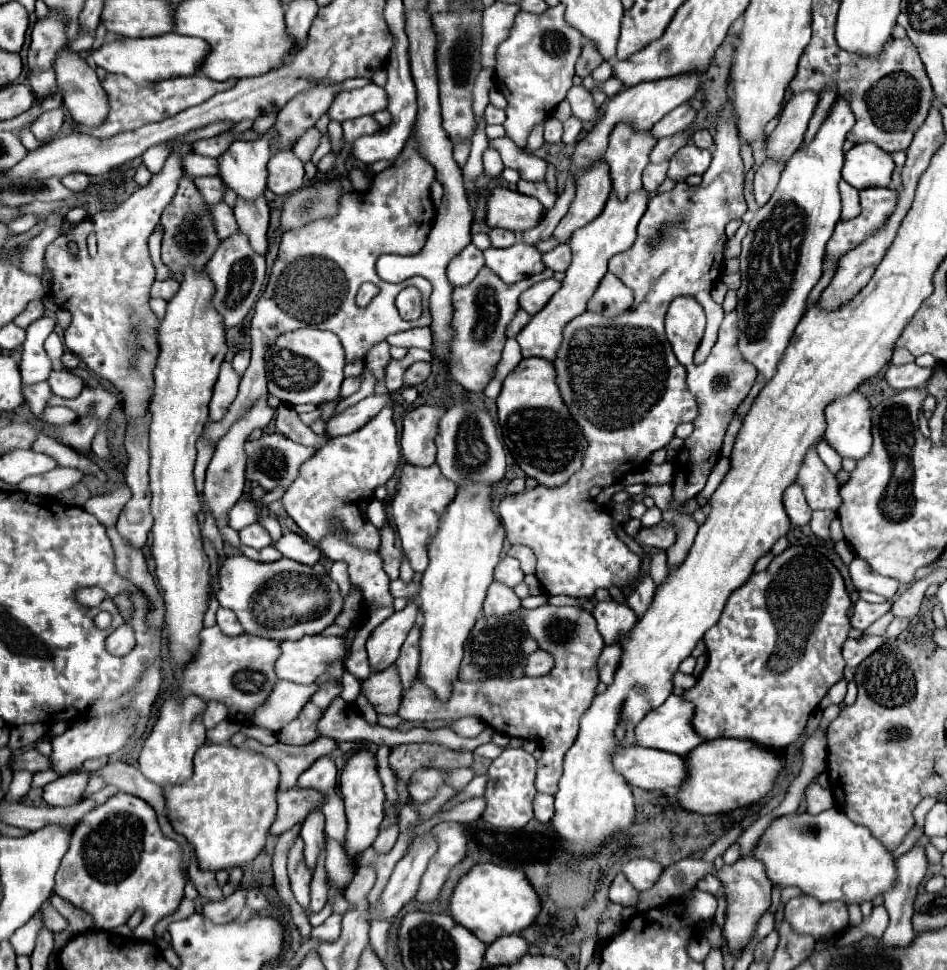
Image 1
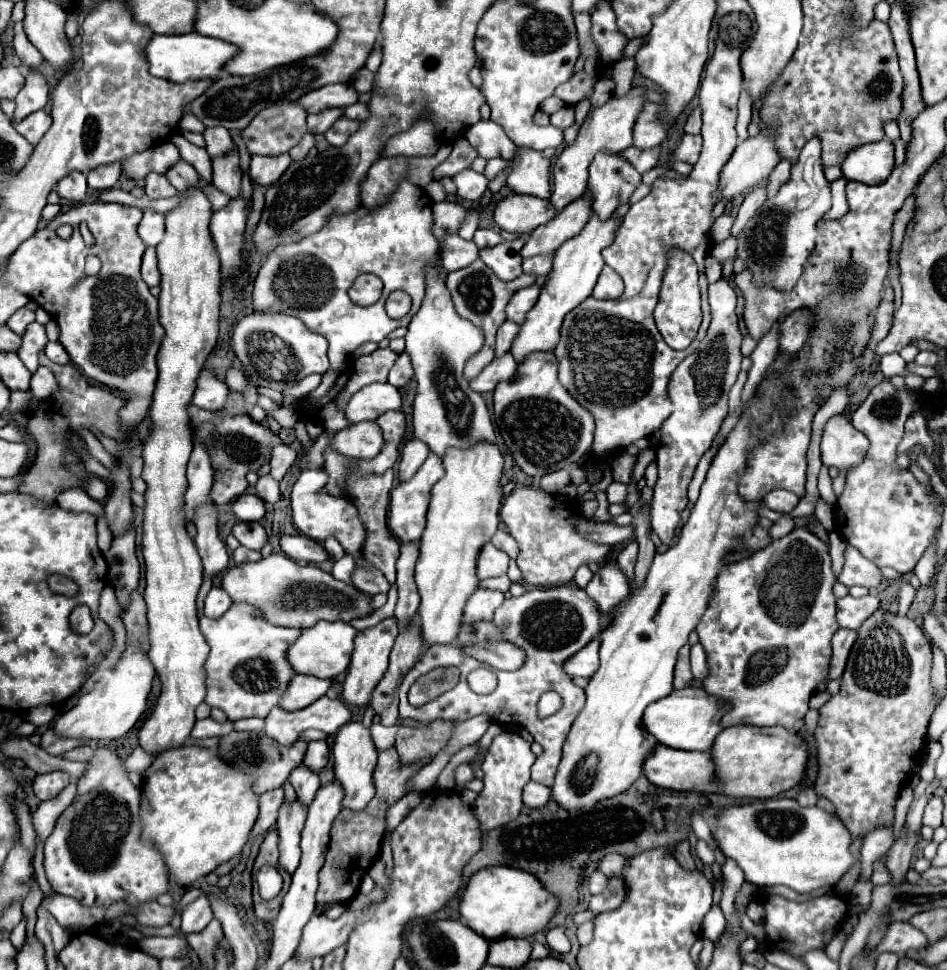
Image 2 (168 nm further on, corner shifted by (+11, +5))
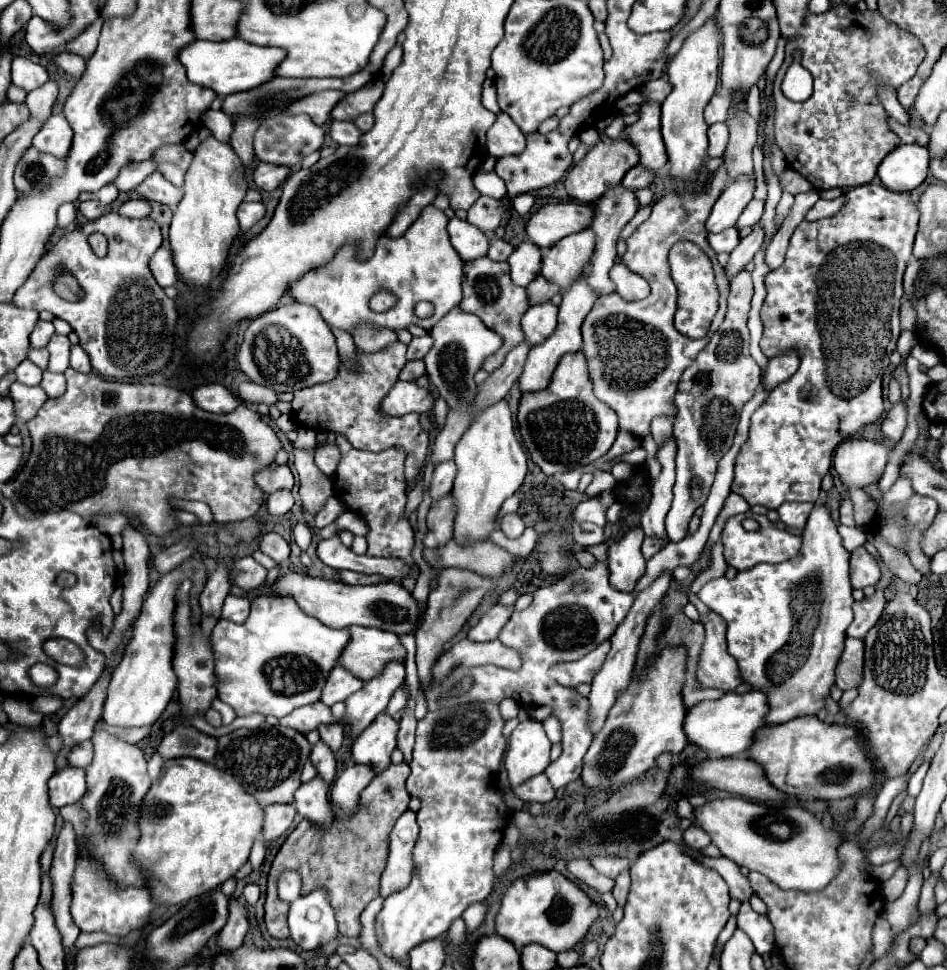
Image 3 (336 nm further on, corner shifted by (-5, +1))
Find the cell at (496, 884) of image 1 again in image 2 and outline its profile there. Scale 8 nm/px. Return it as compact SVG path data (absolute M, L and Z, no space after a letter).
M486 867L472 875L460 903L462 923L494 941L500 937L530 939L542 933L558 911L558 897L544 889L538 877L514 867Z

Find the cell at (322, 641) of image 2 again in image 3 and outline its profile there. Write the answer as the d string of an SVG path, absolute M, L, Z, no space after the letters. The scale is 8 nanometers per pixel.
M350 627L350 641L342 649L342 653L338 657L338 665L344 667L354 677L360 677L362 681L368 681L382 671L386 661L392 661L392 659L404 661L404 657L406 657L406 649L400 645L396 633L382 631L382 629L372 629L372 627Z

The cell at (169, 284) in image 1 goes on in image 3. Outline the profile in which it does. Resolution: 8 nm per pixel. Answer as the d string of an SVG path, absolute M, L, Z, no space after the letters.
M160 247L152 259L150 259L150 269L154 273L154 279L162 285L162 287L170 287L176 283L176 269L172 263L172 253L164 247Z

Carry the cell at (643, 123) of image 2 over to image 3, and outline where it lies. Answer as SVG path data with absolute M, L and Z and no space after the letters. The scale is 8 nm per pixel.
M644 103L640 107L640 119L626 127L626 137L640 151L640 163L646 169L658 171L660 167L668 163L666 145L660 133L660 105L658 103Z

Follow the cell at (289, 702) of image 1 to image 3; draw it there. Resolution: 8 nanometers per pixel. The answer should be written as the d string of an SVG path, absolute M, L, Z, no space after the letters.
M336 665L336 667L328 673L328 677L326 677L326 685L324 685L324 689L322 689L320 701L322 701L324 705L332 707L332 705L338 703L338 701L346 701L352 693L356 693L358 689L362 689L362 685L364 685L364 683L362 683L360 679L352 677L344 667Z

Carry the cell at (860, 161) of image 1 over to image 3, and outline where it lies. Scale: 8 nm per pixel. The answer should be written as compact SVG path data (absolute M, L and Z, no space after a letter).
M898 145L882 159L878 179L890 191L912 191L926 179L928 163L930 155L926 147Z

